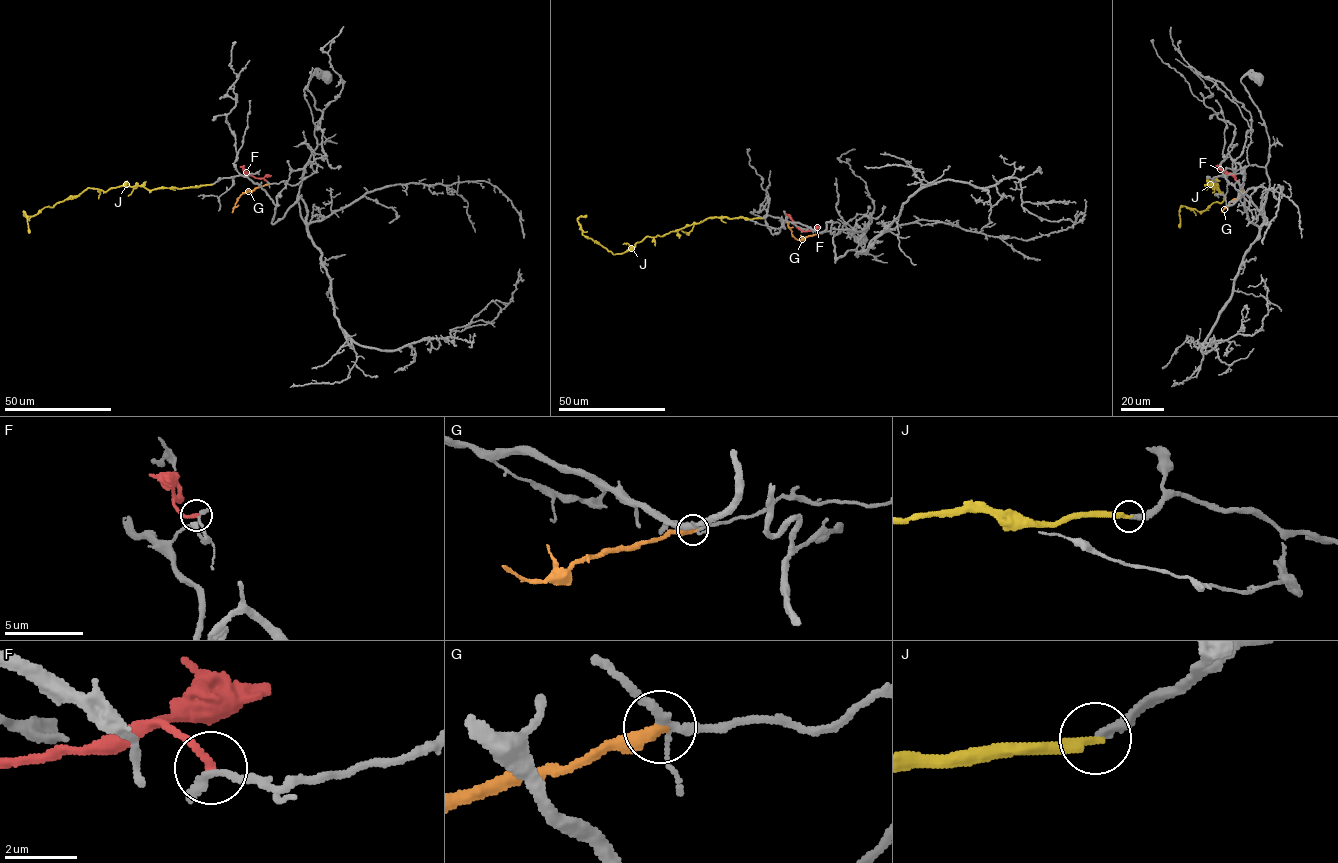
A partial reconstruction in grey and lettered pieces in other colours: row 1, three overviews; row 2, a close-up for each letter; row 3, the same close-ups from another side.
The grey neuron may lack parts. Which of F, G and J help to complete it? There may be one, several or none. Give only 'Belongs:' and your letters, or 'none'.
Belongs: J

